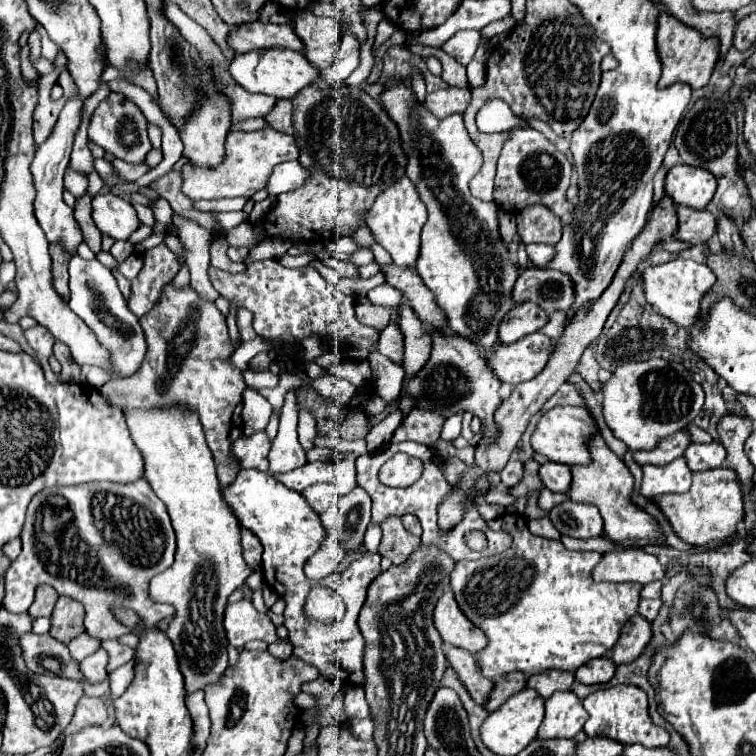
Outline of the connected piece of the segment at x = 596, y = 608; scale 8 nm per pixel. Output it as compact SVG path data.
M505 512L505 516L491 520L487 526L491 530L509 532L513 536L511 548L491 558L461 560L451 572L451 588L461 612L487 636L487 646L477 652L481 674L495 680L509 672L523 672L525 676L551 668L575 672L587 660L607 656L619 640L619 628L637 614L641 586L638 583L593 582L591 568L601 560L599 552L575 552L567 550L559 540L533 536L527 528L525 516L521 514Z

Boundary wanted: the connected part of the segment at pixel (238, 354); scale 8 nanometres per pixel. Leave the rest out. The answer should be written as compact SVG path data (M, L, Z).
M257 336L257 338L253 340L242 342L241 346L235 349L231 355L230 361L234 366L240 368L240 370L245 370L256 354L264 350L269 352L272 348L270 343Z

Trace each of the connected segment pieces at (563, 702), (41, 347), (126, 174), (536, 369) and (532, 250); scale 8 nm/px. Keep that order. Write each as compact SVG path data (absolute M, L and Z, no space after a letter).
M555 692L545 700L545 718L537 738L575 738L587 722L587 712L581 700L571 692Z
M33 326L33 328L27 328L25 330L25 338L27 342L31 344L31 348L37 352L39 360L41 360L41 366L45 370L45 378L51 382L51 384L57 384L59 382L59 376L51 370L49 366L49 356L53 354L51 348L53 348L53 338L49 336L49 332L45 332L43 326Z
M113 160L111 166L119 174L119 178L127 180L127 182L137 180L139 176L143 176L145 172L149 172L149 166L145 166L145 164L139 164L139 168L131 168L129 164L123 164L123 160Z
M533 332L513 344L499 344L487 358L493 374L507 384L519 384L535 378L551 356L551 340Z
M527 244L525 250L527 250L529 260L531 260L535 266L541 268L541 266L547 264L547 260L551 260L553 246L545 246L545 244Z

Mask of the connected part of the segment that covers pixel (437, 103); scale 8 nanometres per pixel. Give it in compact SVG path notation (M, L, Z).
M443 88L427 94L425 106L437 116L437 118L447 118L451 114L461 114L471 102L471 92L465 88Z

